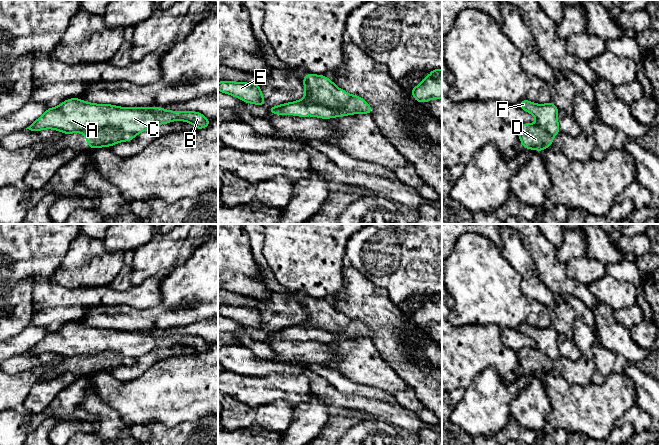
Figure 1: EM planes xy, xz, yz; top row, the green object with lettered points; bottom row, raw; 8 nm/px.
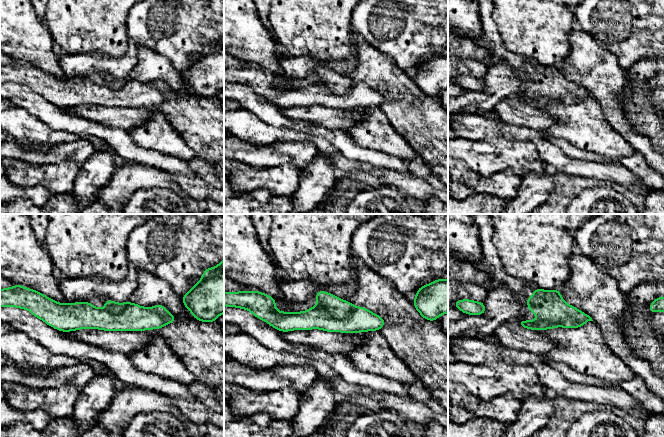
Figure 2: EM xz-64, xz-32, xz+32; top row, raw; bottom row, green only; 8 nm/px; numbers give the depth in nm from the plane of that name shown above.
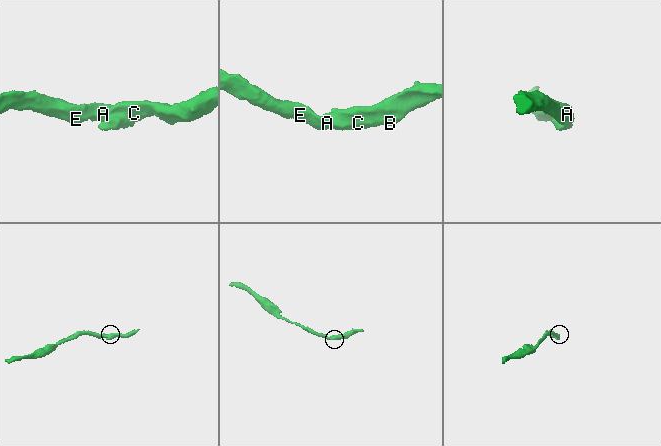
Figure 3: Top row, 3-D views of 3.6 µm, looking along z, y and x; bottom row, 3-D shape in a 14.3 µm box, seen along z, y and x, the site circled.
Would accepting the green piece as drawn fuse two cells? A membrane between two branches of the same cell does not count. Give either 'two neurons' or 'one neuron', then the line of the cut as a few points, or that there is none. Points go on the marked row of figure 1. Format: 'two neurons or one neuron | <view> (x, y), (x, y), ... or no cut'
two neurons | xz (351, 95), (348, 102), (339, 109), (333, 109), (301, 99)

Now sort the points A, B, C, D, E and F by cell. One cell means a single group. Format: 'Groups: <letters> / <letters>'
Groups: A B C E F / D

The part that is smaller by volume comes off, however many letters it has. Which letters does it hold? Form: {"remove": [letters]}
{"remove": ["D"]}

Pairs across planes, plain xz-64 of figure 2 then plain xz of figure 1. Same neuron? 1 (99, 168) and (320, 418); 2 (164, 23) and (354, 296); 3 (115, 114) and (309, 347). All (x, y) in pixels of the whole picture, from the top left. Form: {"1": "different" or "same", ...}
{"1": "same", "2": "different", "3": "same"}

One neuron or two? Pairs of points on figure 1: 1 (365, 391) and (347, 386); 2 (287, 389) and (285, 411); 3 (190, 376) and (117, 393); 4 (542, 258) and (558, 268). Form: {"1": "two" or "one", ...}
{"1": "one", "2": "two", "3": "one", "4": "one"}

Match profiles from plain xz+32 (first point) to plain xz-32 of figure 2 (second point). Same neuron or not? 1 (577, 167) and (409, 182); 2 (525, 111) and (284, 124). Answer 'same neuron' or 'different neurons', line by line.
1: same neuron
2: different neurons

